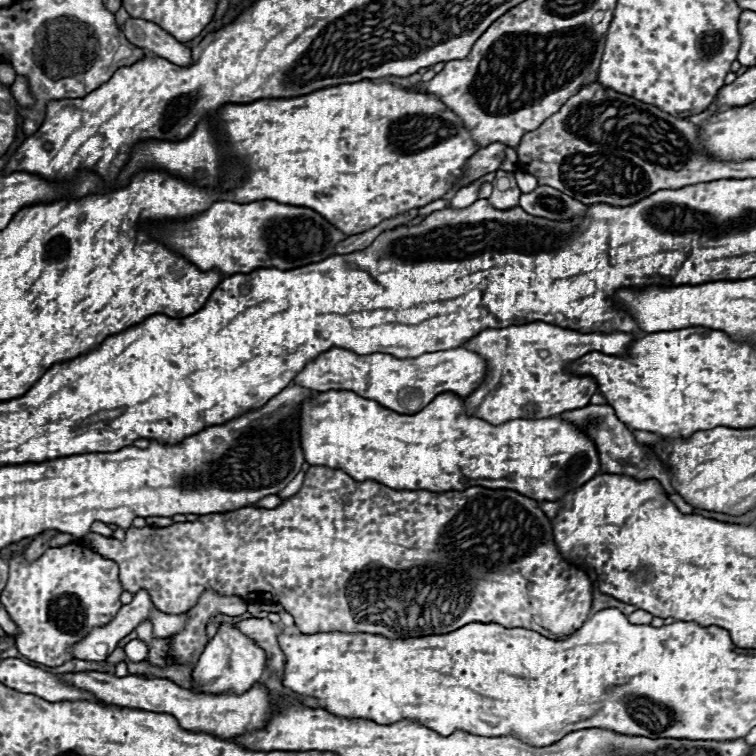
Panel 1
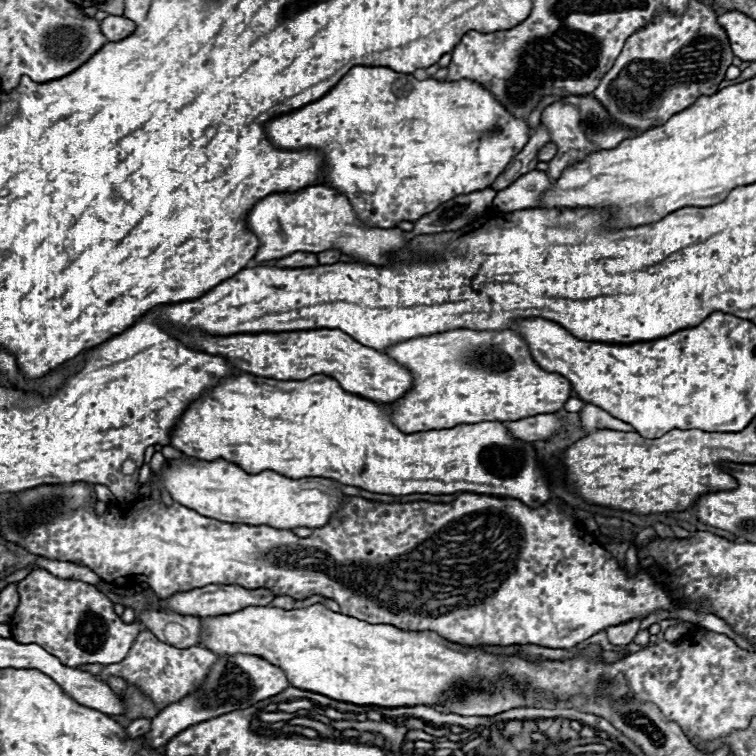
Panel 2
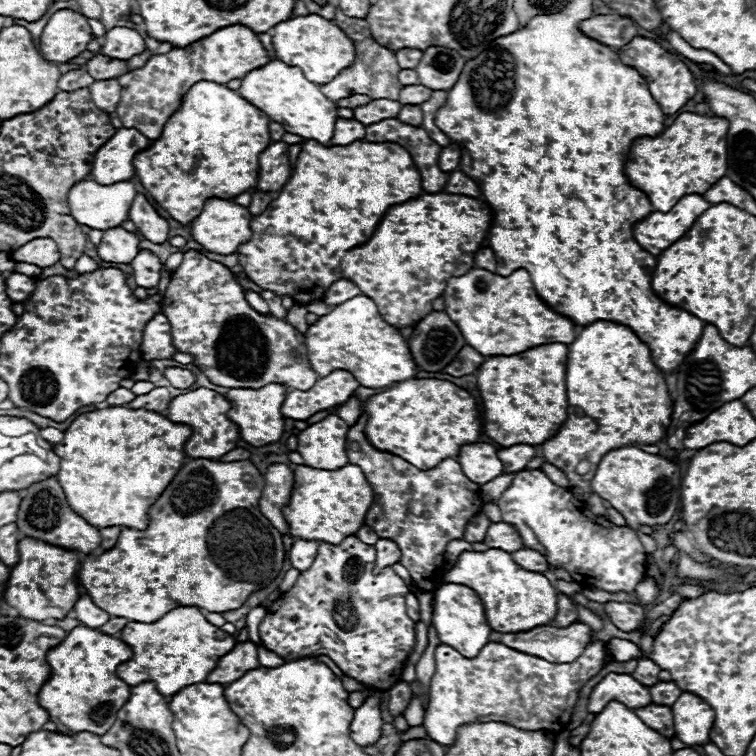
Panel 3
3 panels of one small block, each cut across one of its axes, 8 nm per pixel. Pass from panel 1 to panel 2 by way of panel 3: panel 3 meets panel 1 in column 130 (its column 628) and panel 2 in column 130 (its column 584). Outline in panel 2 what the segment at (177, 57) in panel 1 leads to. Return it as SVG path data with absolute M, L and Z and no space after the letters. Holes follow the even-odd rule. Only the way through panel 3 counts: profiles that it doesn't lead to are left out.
M108 16L100 22L100 28L110 42L118 42L128 38L136 30L136 24L124 16Z

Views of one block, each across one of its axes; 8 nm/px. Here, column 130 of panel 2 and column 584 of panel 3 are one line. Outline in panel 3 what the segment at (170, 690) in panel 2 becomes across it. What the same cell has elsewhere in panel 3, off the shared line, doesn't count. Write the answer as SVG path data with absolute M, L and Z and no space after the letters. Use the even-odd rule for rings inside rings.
M488 642L476 658L464 658L454 648L440 644L436 648L436 672L430 680L430 704L424 714L426 732L442 746L450 746L458 726L472 720L560 732L570 722L580 688L606 666L606 658L608 652L602 642L590 642L572 664L552 664L498 642Z

